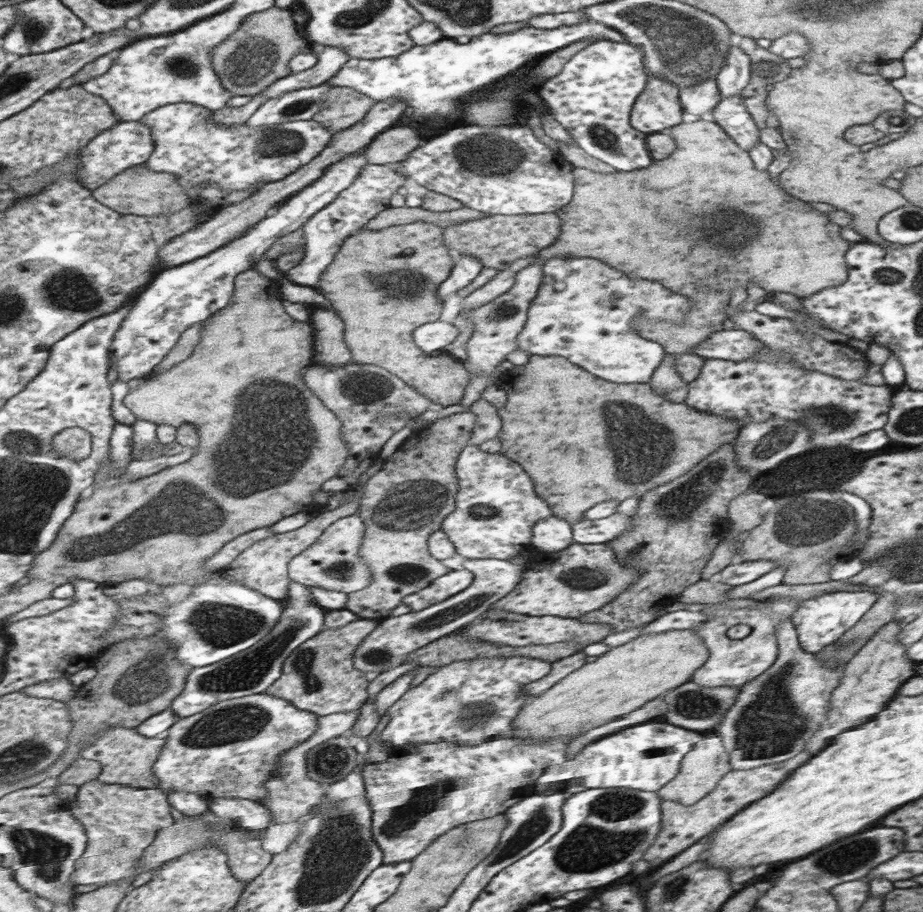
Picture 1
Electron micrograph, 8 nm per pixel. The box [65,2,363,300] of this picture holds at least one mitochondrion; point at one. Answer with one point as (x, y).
(252, 53)

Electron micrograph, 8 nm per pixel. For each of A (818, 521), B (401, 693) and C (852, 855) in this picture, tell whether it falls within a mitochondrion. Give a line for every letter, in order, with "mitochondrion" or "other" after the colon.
A: mitochondrion
B: other
C: mitochondrion

